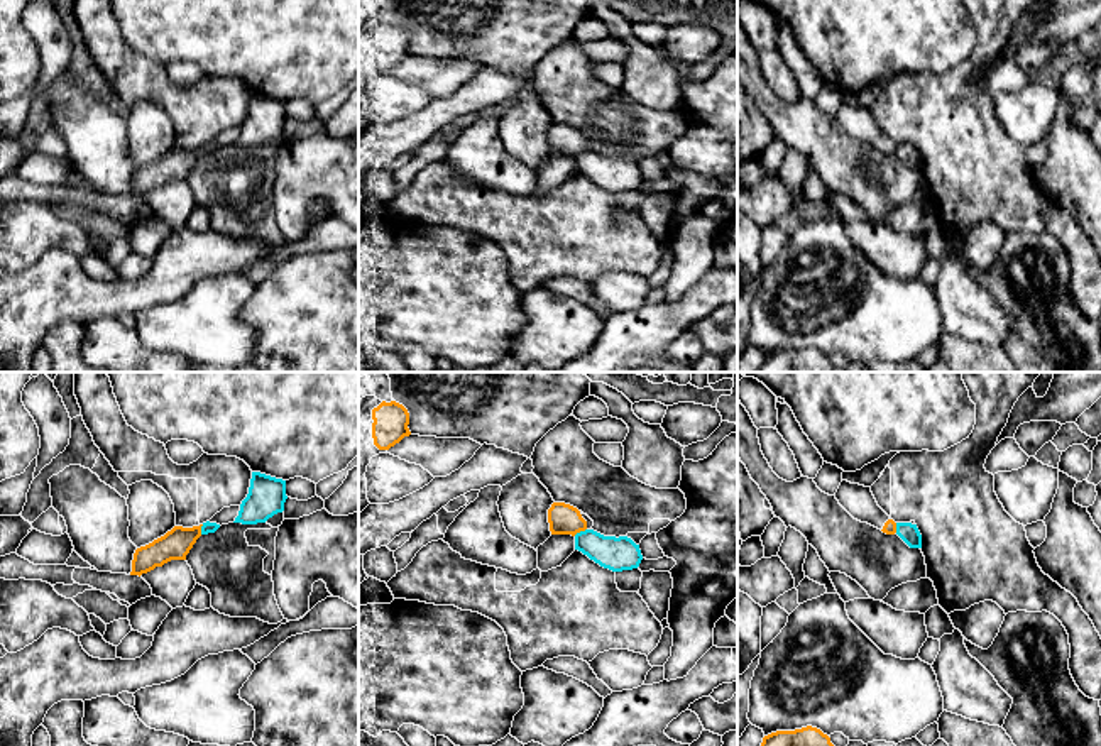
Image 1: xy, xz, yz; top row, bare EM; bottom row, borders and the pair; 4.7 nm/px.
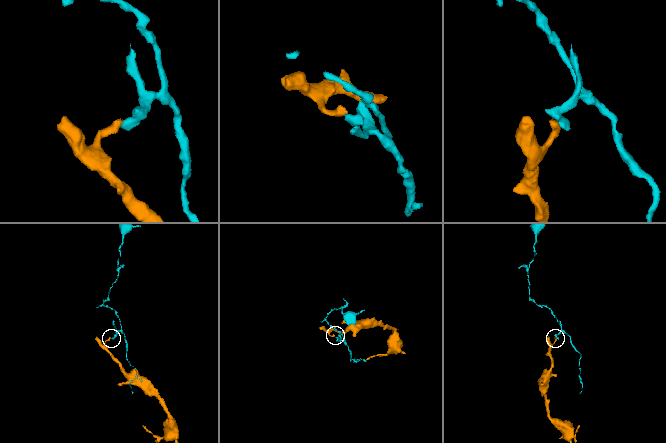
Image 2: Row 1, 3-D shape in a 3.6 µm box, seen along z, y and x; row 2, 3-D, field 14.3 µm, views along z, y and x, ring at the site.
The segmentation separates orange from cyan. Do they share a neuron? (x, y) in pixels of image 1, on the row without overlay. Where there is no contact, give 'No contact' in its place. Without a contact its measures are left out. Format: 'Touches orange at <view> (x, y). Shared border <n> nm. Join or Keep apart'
Touches orange at xz (579, 153). Shared border 70 nm. Keep apart

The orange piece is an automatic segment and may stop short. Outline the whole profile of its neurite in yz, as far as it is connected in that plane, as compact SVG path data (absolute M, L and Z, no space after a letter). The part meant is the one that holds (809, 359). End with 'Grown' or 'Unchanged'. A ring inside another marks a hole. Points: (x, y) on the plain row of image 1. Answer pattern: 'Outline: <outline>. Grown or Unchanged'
Outline: M807 347L795 352L776 352L763 359L758 372L834 372L830 359Z. Unchanged

